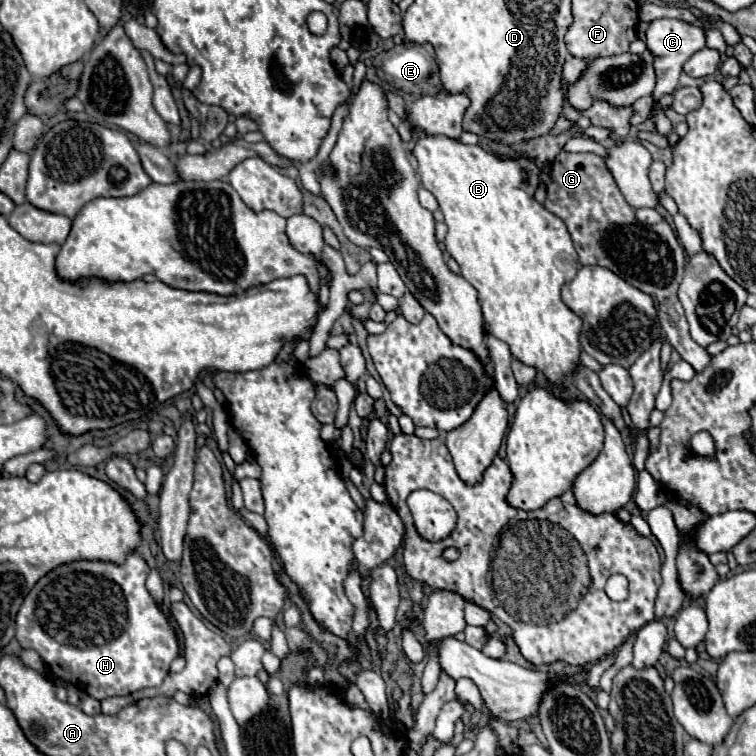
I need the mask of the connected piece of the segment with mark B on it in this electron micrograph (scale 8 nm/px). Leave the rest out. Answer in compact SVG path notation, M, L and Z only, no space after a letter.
M447 136L419 138L413 154L419 164L421 184L437 198L445 216L449 228L447 252L459 262L461 276L477 288L491 334L509 344L513 358L541 370L551 384L561 386L581 366L581 318L561 300L561 288L575 278L579 260L563 220L533 198L541 170L533 160L501 160L479 146L467 146Z

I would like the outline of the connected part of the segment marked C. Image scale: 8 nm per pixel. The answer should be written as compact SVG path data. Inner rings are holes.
M661 18L661 20L653 20L645 32L645 44L653 54L653 68L655 68L655 76L657 76L657 86L653 90L653 98L659 100L663 94L673 94L677 90L677 82L679 82L679 74L683 70L683 64L701 48L705 48L705 34L701 28L687 24L683 20L669 20L669 18Z

